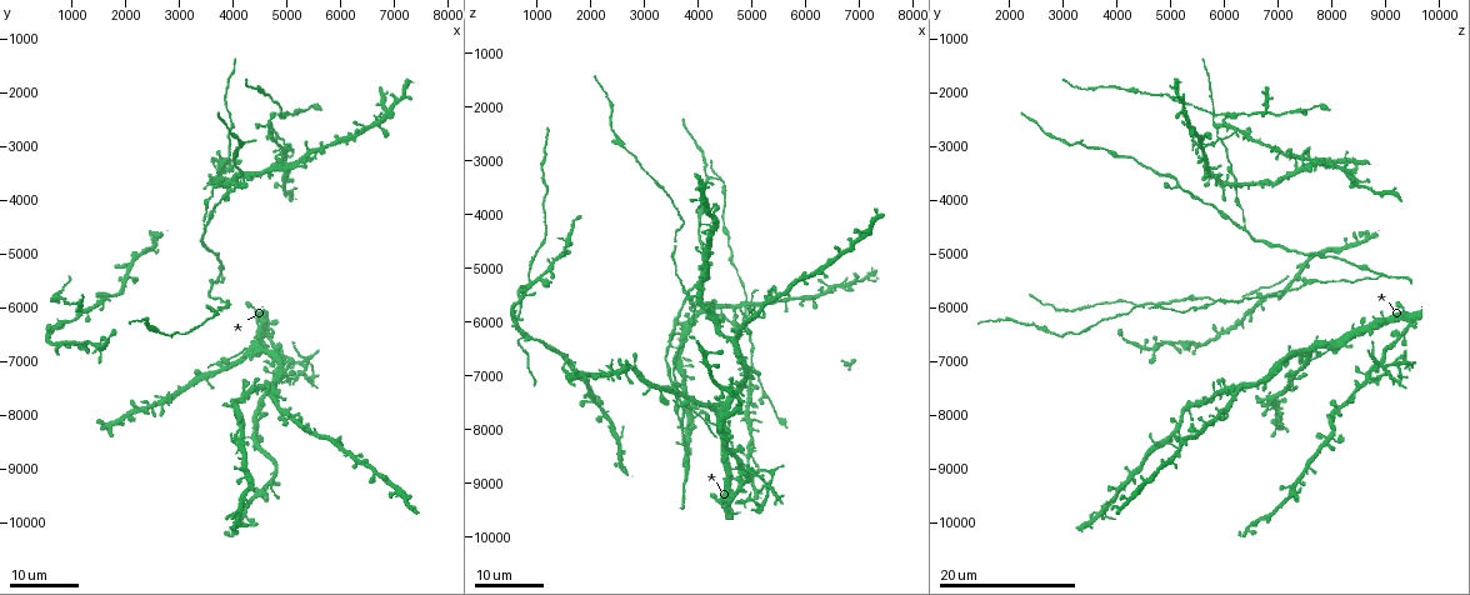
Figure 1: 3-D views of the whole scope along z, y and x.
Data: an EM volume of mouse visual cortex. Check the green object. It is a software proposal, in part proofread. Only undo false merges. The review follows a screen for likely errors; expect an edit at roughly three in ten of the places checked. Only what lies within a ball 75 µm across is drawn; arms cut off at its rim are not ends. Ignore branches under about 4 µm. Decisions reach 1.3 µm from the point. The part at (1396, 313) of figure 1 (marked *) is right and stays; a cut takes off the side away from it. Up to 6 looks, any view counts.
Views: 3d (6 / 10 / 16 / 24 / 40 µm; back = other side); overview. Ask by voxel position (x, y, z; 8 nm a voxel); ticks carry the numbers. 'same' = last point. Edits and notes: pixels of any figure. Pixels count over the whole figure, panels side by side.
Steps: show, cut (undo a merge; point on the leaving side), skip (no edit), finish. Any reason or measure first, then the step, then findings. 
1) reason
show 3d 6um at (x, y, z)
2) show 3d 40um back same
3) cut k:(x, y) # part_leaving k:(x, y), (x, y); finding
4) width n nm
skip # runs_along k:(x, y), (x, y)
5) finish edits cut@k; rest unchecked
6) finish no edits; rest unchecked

four or more arms meet
show 3d 24um at (3800, 3650, 6200)

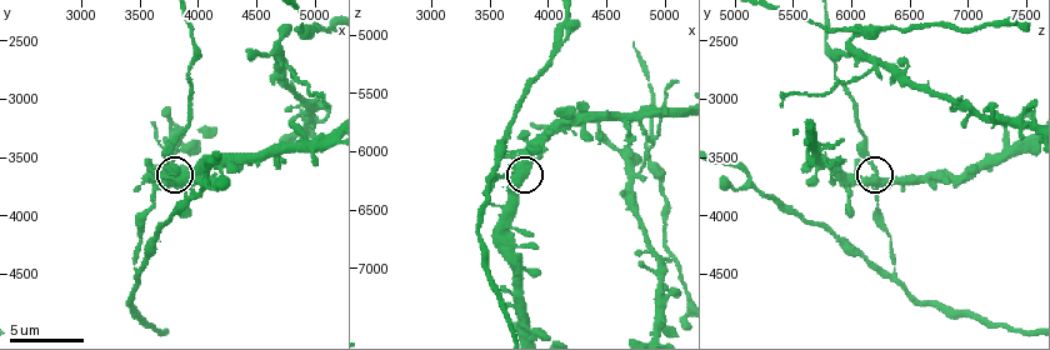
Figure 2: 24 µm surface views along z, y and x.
show 3d 10um same

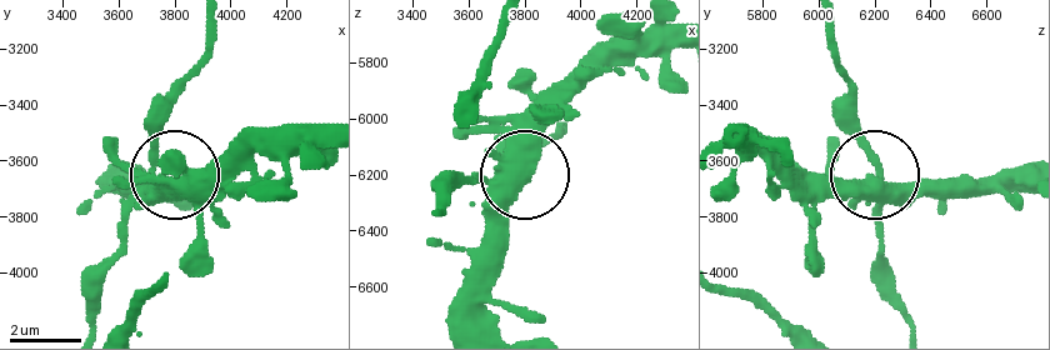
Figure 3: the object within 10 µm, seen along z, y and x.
side_arm 21 um
cut 3:(153, 138) # part_leaving 3:(143, 193), (91, 324); two neurons meet here

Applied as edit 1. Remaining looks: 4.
show overview

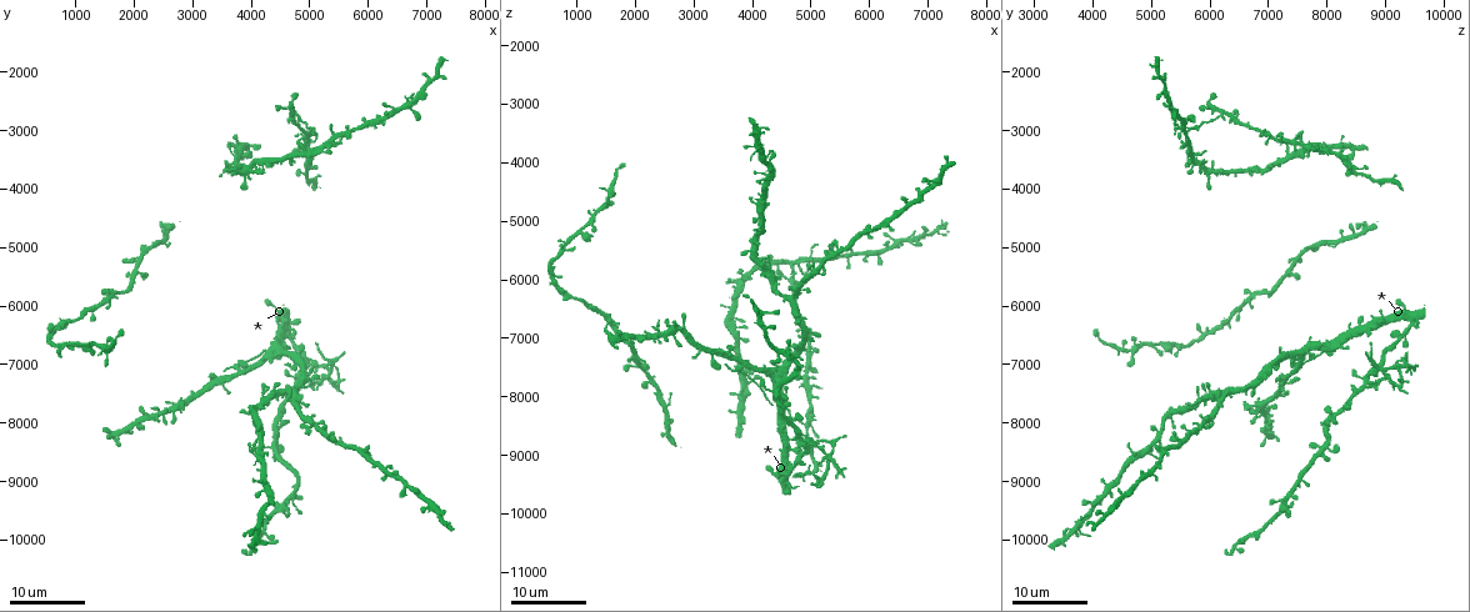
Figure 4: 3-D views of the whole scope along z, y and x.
show 3d 16um at (4900, 7400, 8650)

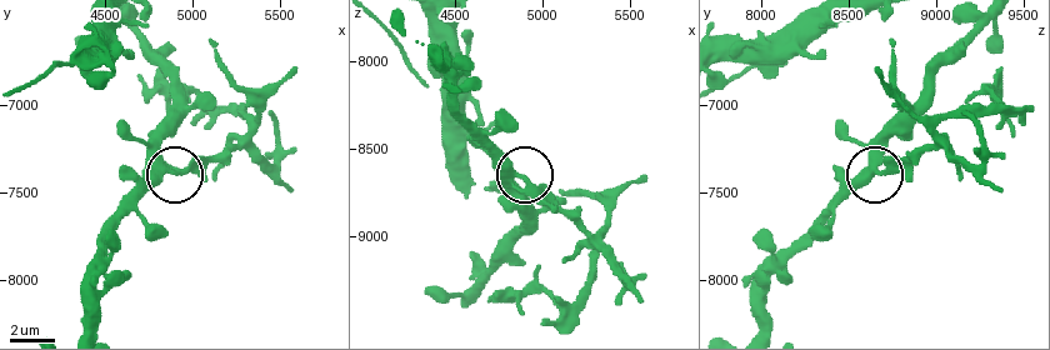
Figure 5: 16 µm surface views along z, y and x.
show 3d 10um at (4900, 7380, 8680)

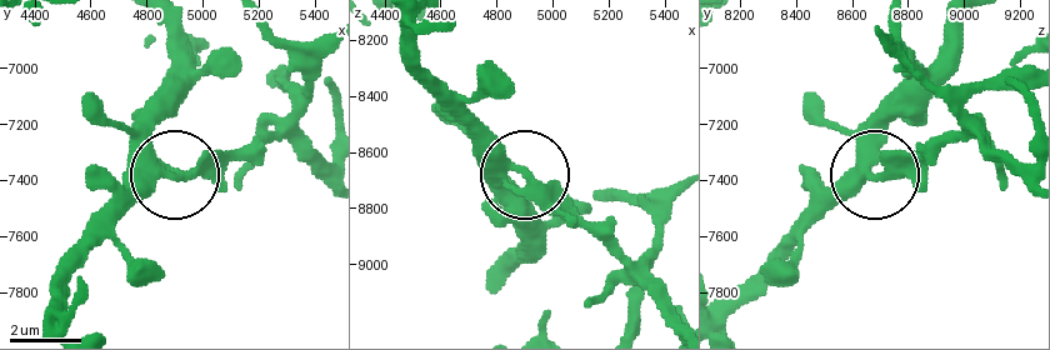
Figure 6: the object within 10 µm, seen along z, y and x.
from behind
show 3d 10um back at (4900, 7390, 8680)

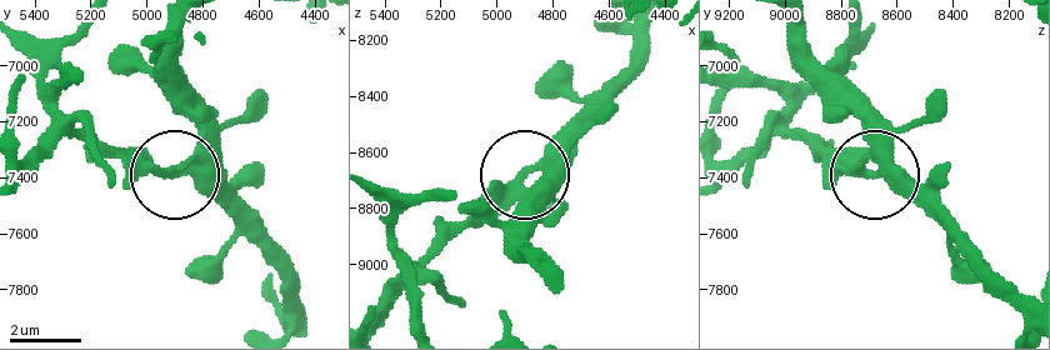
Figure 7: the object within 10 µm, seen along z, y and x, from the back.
cut 7:(145, 170) # a second neuron is stuck on

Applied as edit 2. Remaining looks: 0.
finish edits cut@3, cut@7; rest unchecked

